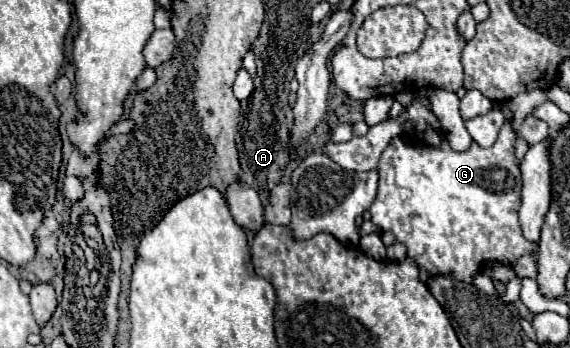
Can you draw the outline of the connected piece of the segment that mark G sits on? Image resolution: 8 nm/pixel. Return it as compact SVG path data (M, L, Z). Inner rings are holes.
M505 120L497 142L491 148L481 148L477 142L471 142L465 152L455 152L445 136L439 146L419 142L409 134L395 136L378 163L377 196L369 208L371 222L381 228L381 232L393 232L397 242L407 248L407 256L431 276L473 282L473 276L481 272L481 266L485 264L499 262L513 266L523 254L535 256L539 244L529 242L523 236L517 214L521 206L521 172L515 160L515 138L517 132L511 128L511 120Z

